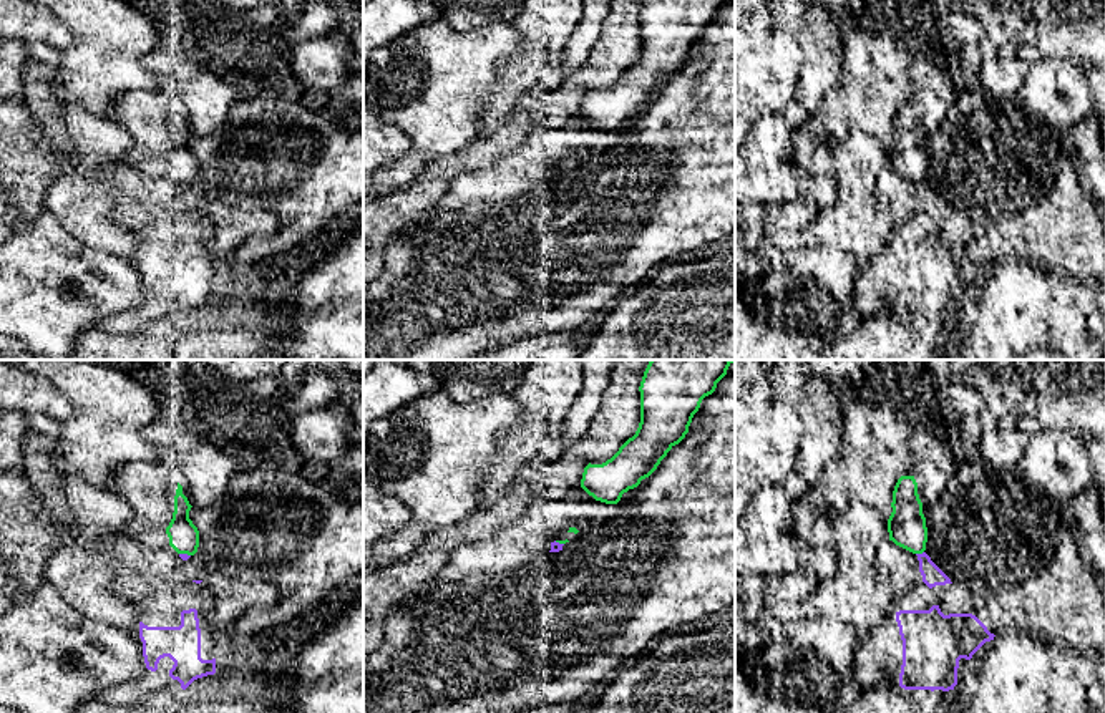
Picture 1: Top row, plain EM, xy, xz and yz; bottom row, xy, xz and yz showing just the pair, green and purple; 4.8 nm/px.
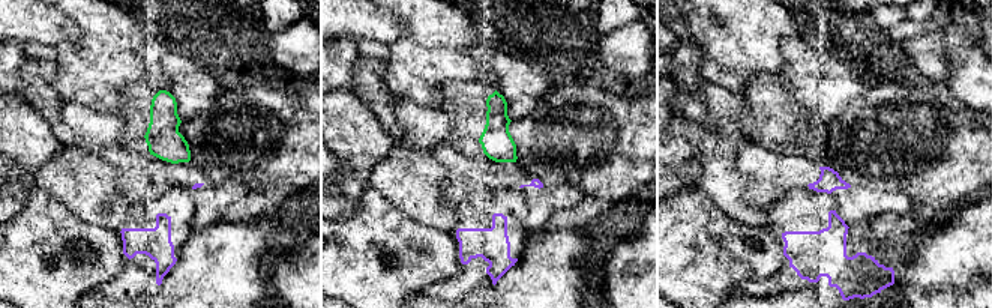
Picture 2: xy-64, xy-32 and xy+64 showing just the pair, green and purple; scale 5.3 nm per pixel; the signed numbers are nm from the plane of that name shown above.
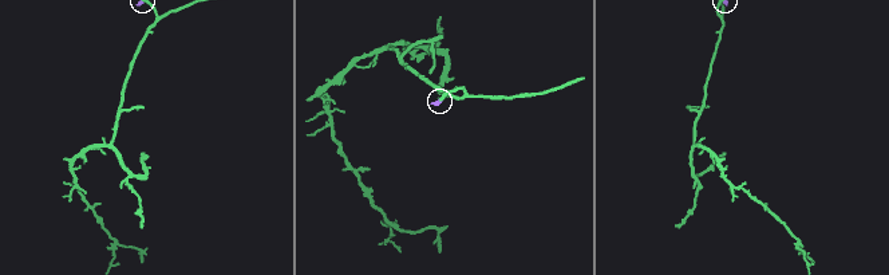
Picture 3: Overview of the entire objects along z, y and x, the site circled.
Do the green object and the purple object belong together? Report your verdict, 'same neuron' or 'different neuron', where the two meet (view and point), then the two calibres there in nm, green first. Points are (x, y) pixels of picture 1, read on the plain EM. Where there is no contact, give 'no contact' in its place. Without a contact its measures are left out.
different neuron; meets green in yz at (920, 181); 190 nm thick on the green side, 100 nm on the other

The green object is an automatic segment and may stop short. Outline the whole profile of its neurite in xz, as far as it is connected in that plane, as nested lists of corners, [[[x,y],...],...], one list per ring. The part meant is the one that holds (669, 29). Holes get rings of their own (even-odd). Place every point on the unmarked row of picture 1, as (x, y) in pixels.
[[[644,0],[635,63],[606,91],[589,91],[581,116],[596,129],[617,133],[685,66],[702,28],[715,20],[725,3],[727,0]]]

